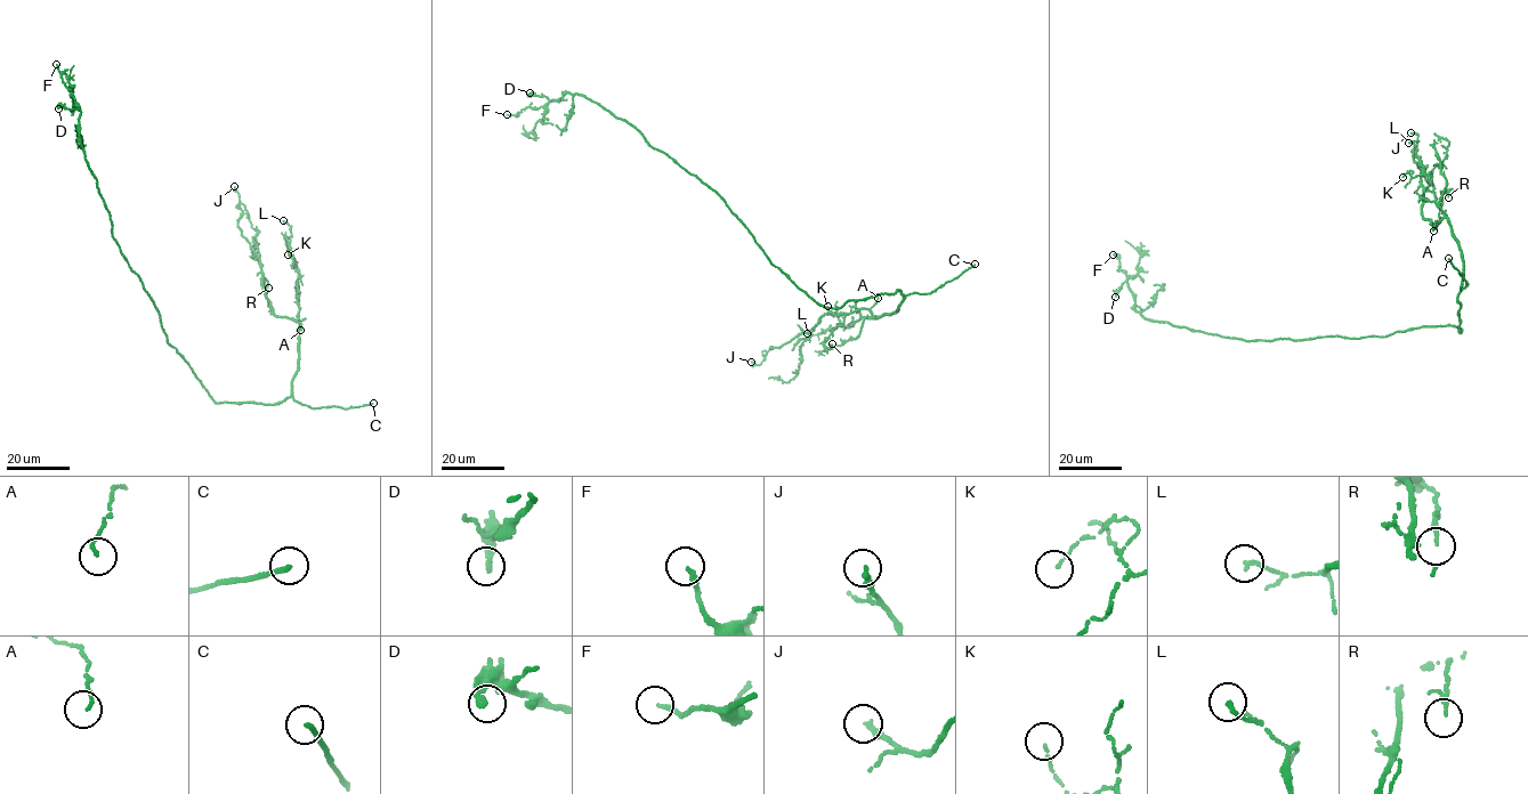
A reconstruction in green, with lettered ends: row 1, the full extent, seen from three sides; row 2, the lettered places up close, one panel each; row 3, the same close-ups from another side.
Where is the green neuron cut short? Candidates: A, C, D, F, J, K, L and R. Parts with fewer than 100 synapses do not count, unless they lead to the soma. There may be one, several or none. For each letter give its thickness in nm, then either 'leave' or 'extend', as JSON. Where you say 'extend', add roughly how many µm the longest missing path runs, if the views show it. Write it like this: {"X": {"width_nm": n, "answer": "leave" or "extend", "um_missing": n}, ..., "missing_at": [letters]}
{"A": {"width_nm": 110, "answer": "leave"}, "C": {"width_nm": 190, "answer": "extend", "um_missing": 30}, "D": {"width_nm": 200, "answer": "leave"}, "F": {"width_nm": 200, "answer": "leave"}, "J": {"width_nm": 240, "answer": "leave"}, "K": {"width_nm": 110, "answer": "leave"}, "L": {"width_nm": 150, "answer": "leave"}, "R": {"width_nm": 100, "answer": "leave"}, "missing_at": ["C"]}

